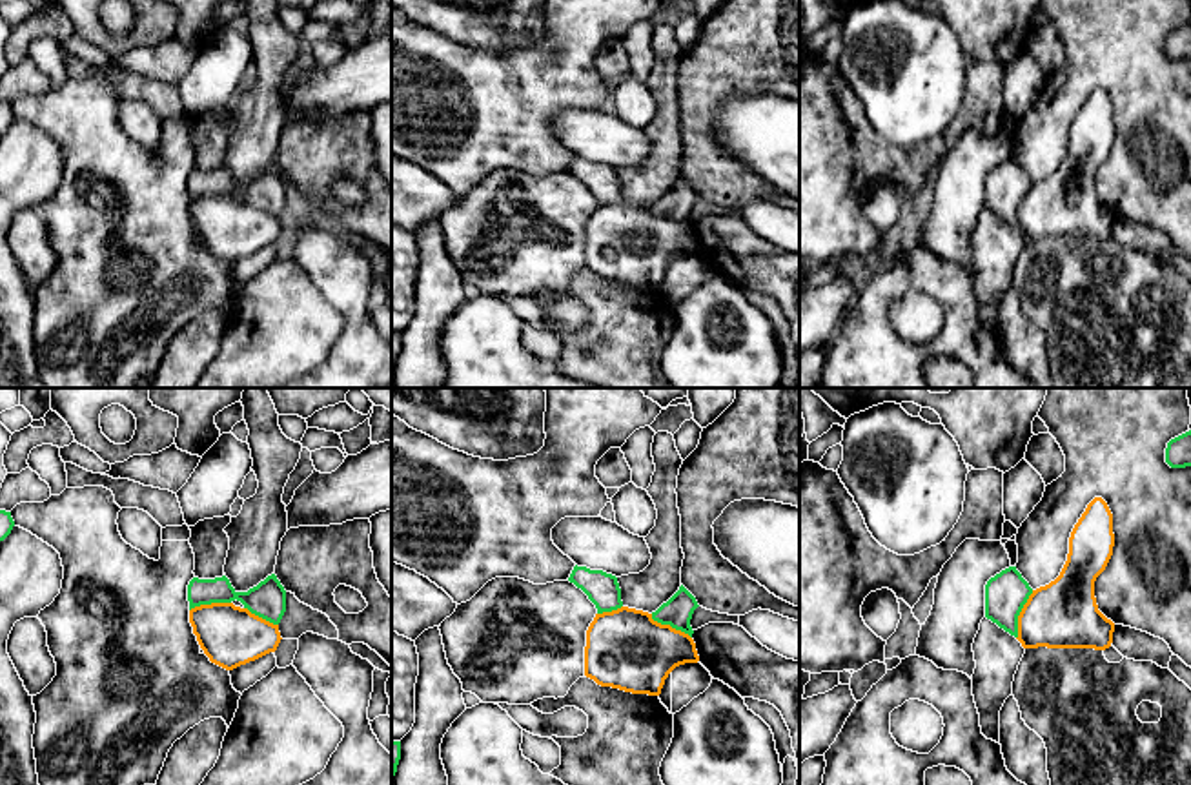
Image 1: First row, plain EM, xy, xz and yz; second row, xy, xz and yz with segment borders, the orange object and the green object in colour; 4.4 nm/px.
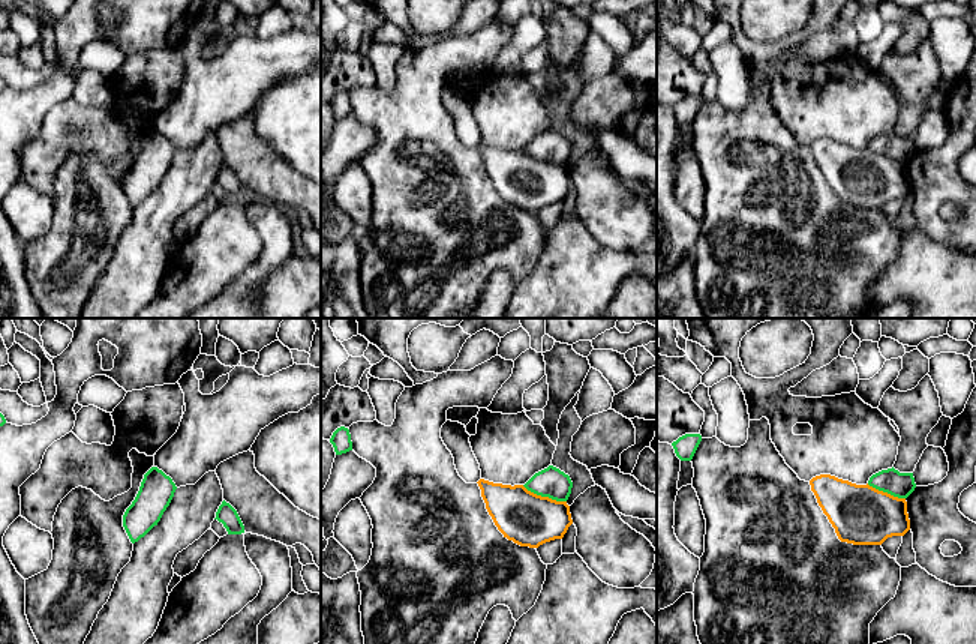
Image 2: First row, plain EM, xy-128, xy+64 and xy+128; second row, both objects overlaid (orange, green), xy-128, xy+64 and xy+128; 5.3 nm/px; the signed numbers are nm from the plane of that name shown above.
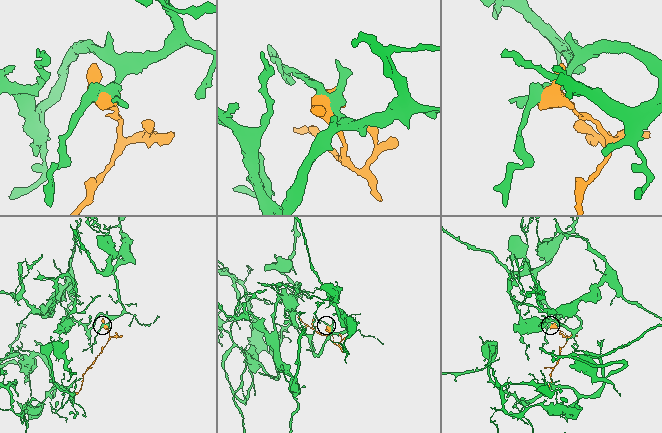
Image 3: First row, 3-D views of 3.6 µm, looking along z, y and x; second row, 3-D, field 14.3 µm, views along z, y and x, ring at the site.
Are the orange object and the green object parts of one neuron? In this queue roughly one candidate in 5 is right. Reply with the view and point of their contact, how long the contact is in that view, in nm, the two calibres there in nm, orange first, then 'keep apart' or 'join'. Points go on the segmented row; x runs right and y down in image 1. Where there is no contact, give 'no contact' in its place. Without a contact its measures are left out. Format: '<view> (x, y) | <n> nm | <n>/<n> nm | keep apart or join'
yz (1020, 614) | 220 nm | 300/190 nm | keep apart

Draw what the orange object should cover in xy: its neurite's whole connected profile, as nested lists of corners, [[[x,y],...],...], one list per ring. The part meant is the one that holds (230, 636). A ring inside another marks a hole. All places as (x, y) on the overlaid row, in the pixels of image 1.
[[[233,603],[195,607],[189,623],[209,661],[226,670],[275,652],[282,639],[279,625]]]

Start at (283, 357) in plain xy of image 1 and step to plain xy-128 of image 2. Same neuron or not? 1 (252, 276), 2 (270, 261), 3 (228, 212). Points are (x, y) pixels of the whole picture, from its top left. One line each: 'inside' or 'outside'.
1: outside
2: outside
3: inside

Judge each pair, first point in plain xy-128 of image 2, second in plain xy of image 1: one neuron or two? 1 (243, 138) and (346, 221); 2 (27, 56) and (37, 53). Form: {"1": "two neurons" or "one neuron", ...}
{"1": "one neuron", "2": "two neurons"}

